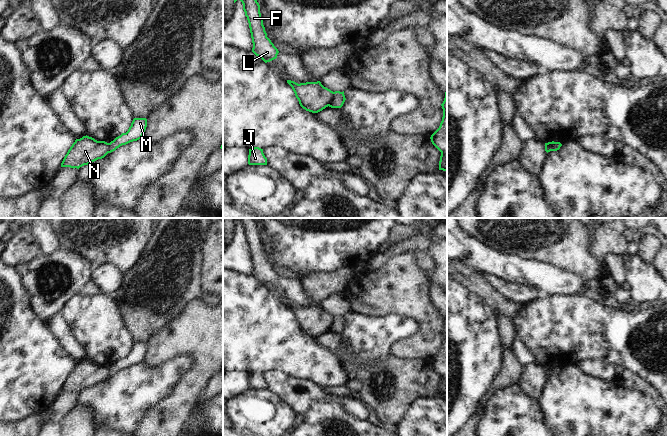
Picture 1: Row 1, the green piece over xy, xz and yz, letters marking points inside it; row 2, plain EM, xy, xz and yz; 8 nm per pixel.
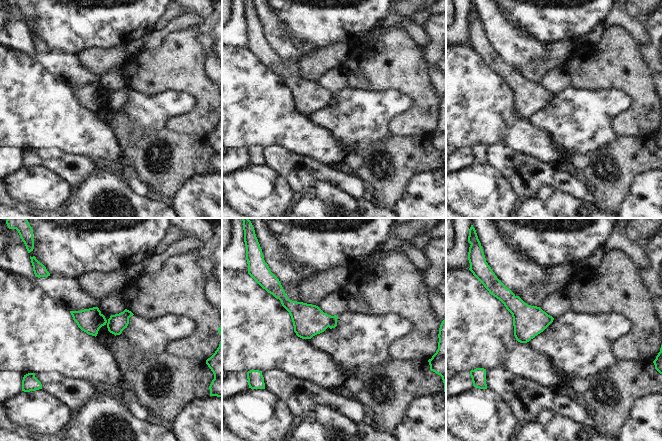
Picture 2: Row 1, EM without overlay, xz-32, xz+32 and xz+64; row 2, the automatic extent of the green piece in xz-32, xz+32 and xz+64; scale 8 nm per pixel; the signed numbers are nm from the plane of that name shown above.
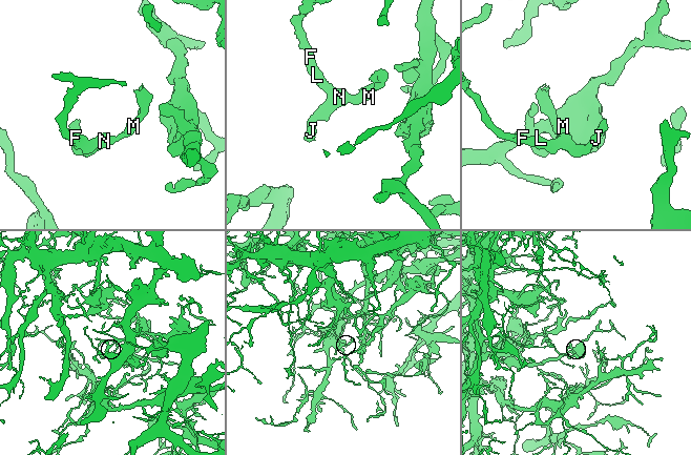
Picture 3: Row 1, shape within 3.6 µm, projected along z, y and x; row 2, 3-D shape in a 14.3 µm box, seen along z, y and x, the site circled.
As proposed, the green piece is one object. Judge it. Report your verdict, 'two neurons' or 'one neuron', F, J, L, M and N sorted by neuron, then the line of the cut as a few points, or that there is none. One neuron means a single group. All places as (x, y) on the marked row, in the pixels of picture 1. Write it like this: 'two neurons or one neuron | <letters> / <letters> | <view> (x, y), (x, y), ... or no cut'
two neurons | F J L N / M | xz (333, 92), (333, 97), (328, 105)

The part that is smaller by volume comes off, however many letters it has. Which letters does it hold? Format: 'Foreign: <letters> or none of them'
Foreign: M

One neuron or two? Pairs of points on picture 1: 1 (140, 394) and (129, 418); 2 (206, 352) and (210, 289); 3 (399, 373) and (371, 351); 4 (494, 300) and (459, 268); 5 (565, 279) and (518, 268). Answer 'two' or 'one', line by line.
1: one
2: one
3: two
4: one
5: one

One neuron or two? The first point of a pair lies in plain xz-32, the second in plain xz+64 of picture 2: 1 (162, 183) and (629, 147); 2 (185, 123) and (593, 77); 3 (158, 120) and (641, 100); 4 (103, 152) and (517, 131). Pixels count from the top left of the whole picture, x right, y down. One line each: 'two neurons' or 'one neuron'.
1: one neuron
2: one neuron
3: two neurons
4: one neuron

